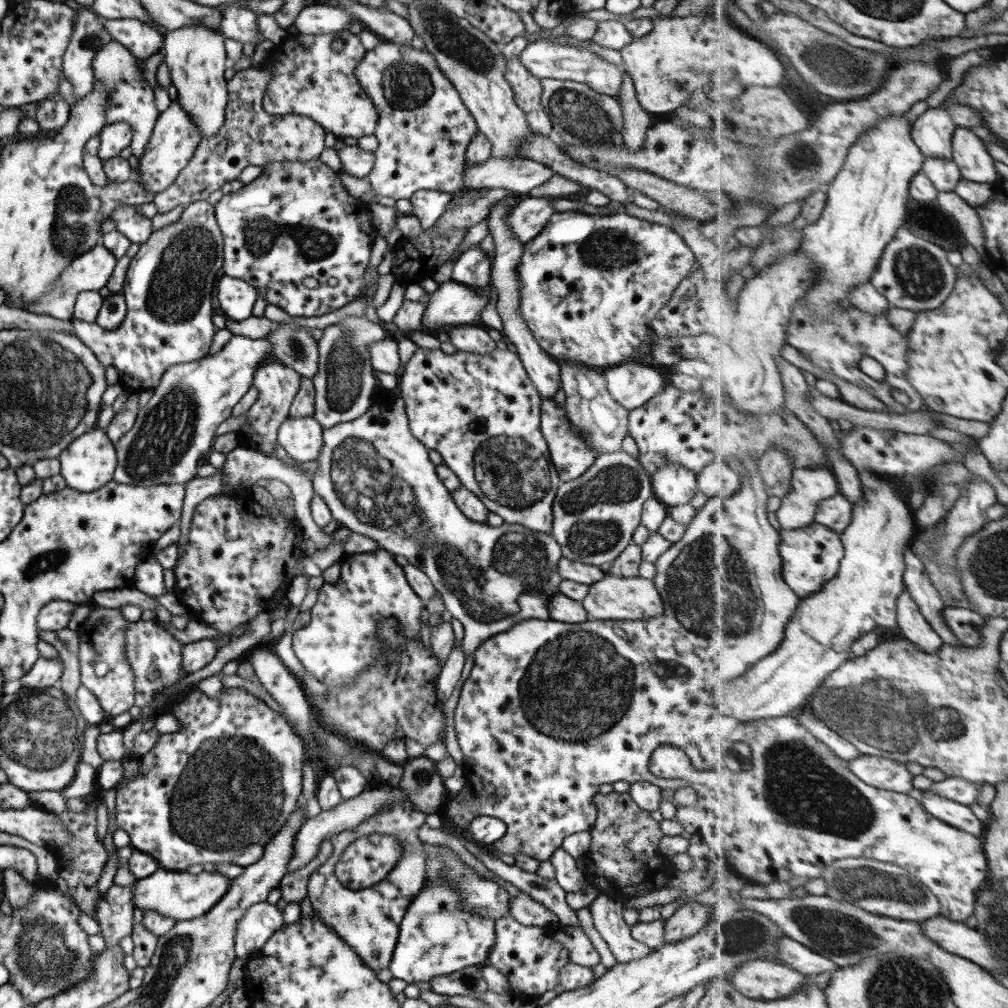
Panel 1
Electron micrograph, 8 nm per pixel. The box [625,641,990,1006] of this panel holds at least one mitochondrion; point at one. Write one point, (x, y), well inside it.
(885, 712)

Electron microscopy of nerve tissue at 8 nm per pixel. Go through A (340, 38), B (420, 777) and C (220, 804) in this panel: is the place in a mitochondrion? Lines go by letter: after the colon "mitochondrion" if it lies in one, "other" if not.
A: other
B: mitochondrion
C: mitochondrion

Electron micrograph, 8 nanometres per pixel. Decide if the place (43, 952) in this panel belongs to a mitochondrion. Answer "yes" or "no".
yes

